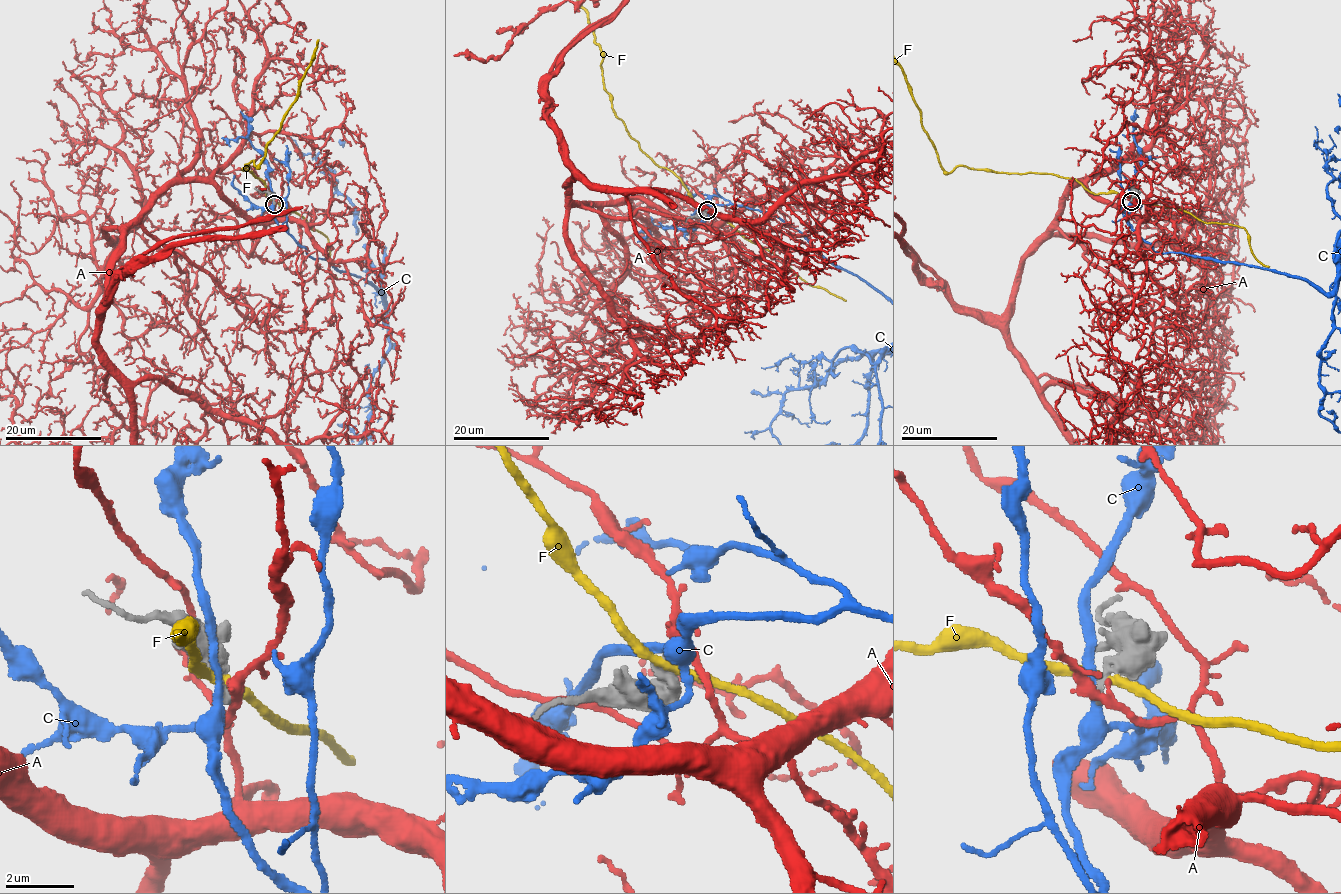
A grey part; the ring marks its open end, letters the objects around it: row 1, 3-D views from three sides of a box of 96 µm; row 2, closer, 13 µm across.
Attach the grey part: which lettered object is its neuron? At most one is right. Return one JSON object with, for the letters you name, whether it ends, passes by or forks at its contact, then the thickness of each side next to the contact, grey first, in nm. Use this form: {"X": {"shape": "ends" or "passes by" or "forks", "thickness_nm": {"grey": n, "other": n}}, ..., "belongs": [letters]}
{"belongs": []}

